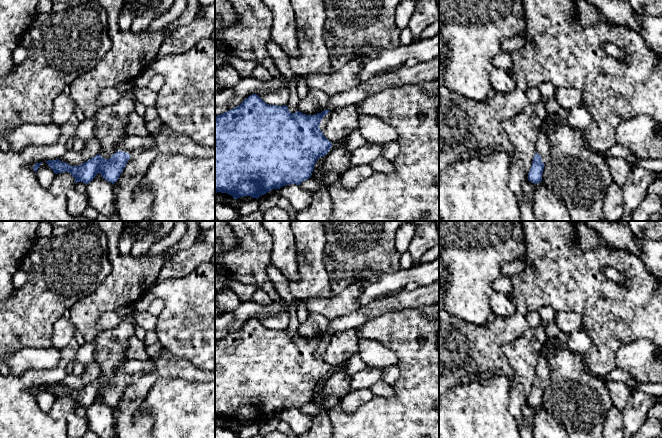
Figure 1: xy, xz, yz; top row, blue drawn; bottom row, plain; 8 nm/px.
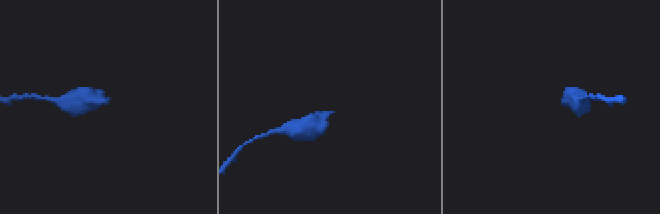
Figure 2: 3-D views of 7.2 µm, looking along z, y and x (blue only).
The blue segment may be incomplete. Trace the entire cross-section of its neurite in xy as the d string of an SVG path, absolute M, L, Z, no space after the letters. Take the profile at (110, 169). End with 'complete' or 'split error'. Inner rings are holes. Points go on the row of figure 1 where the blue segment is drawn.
M127 135L125 140L119 144L118 150L109 159L104 159L97 154L95 157L78 166L71 166L65 162L48 160L46 163L55 174L69 172L75 179L75 183L90 183L100 173L102 177L114 184L119 179L131 156L139 155L141 152L151 148L154 144L152 136L139 137Z | split error

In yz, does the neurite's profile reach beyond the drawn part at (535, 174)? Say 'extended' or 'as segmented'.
extended

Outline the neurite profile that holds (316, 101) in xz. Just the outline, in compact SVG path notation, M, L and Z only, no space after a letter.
M312 89L307 96L300 99L298 111L306 115L315 115L324 110L328 110L330 96L323 91Z

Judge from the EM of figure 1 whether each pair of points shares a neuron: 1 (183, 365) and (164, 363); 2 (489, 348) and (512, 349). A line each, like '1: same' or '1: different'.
1: same
2: different

